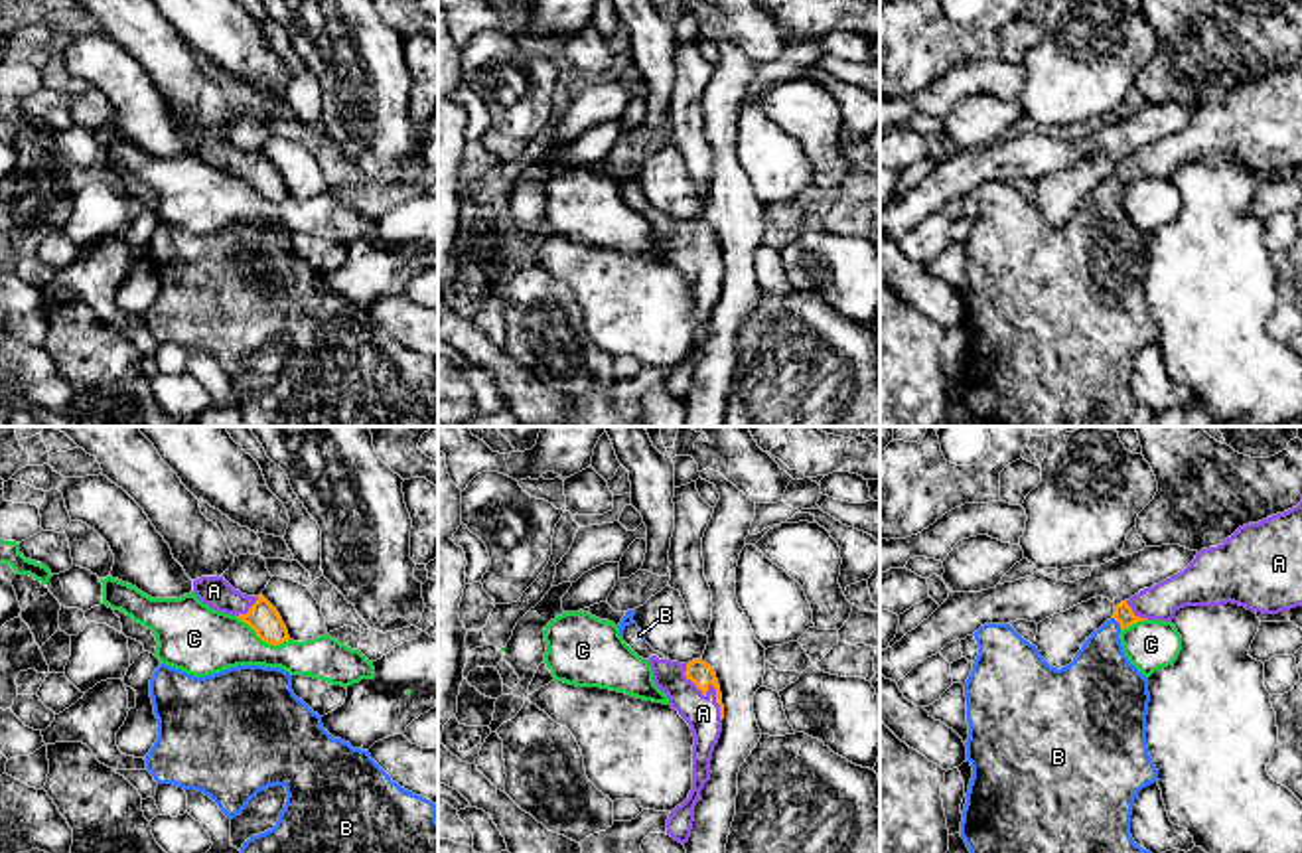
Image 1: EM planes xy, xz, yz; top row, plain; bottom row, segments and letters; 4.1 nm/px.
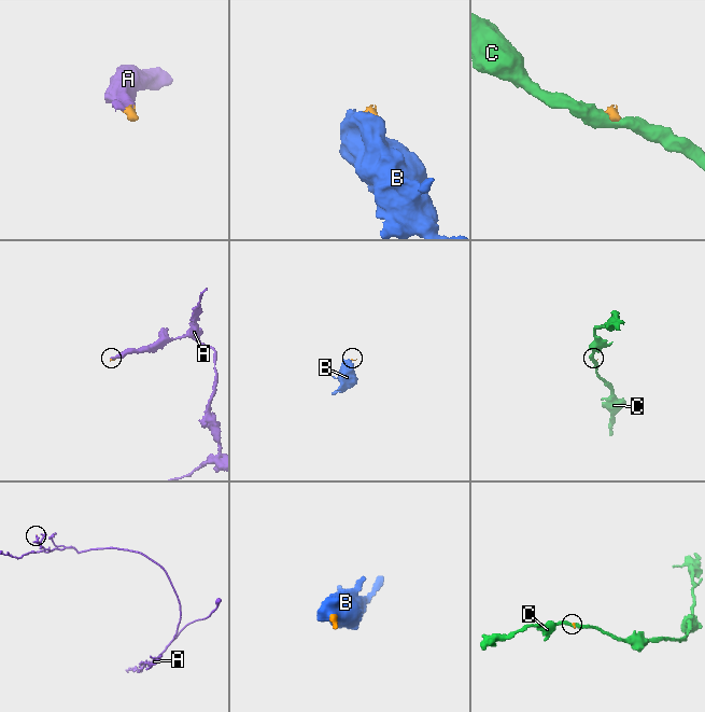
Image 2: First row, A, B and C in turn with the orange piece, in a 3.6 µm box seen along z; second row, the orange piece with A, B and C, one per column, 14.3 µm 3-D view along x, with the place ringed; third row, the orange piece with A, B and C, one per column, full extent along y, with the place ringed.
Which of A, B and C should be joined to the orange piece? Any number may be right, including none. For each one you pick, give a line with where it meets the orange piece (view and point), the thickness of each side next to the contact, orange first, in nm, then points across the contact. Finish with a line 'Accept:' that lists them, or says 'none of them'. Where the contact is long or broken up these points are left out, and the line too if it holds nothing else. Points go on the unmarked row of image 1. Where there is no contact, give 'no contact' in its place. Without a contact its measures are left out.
A: xz (711, 241) | 100/140 nm | across xz (701, 232), (711, 241), (703, 251), (703, 271)
B: yz (1117, 178) | 80/280 nm | across yz (1123, 170), (1117, 178), (1103, 202), (1101, 237)
Accept: A, B

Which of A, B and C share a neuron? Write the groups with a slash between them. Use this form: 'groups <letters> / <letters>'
groups A B / C

